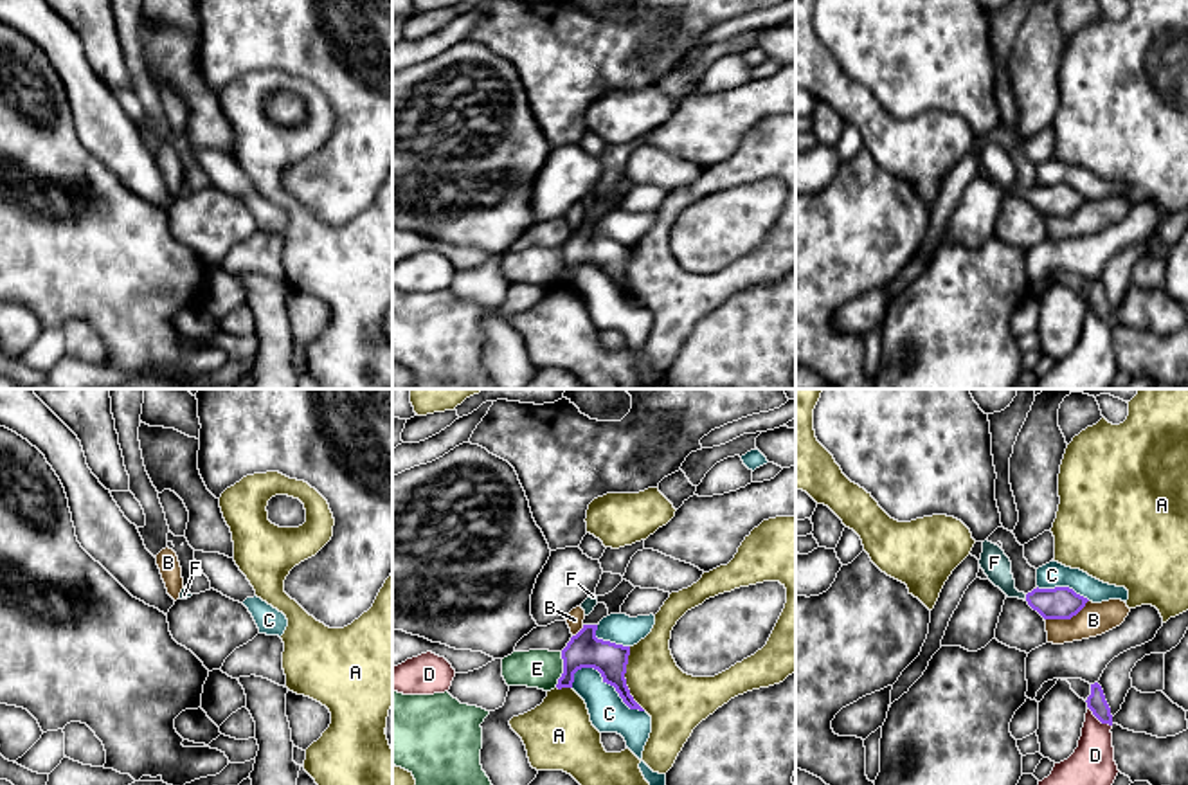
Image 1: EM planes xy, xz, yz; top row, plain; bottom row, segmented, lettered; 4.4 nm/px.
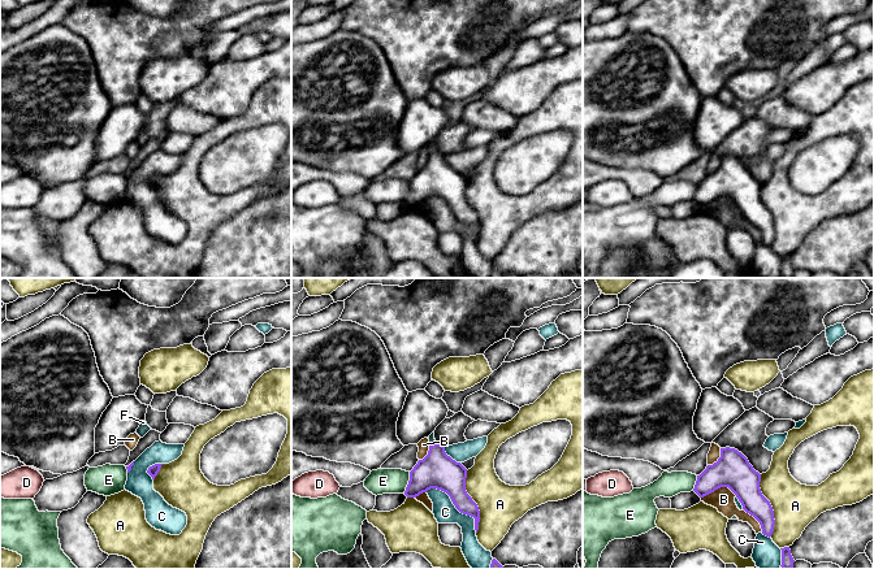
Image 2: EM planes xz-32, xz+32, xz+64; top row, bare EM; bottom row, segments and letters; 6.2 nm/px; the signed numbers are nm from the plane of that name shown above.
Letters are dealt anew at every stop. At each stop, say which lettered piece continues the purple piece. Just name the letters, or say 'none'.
F

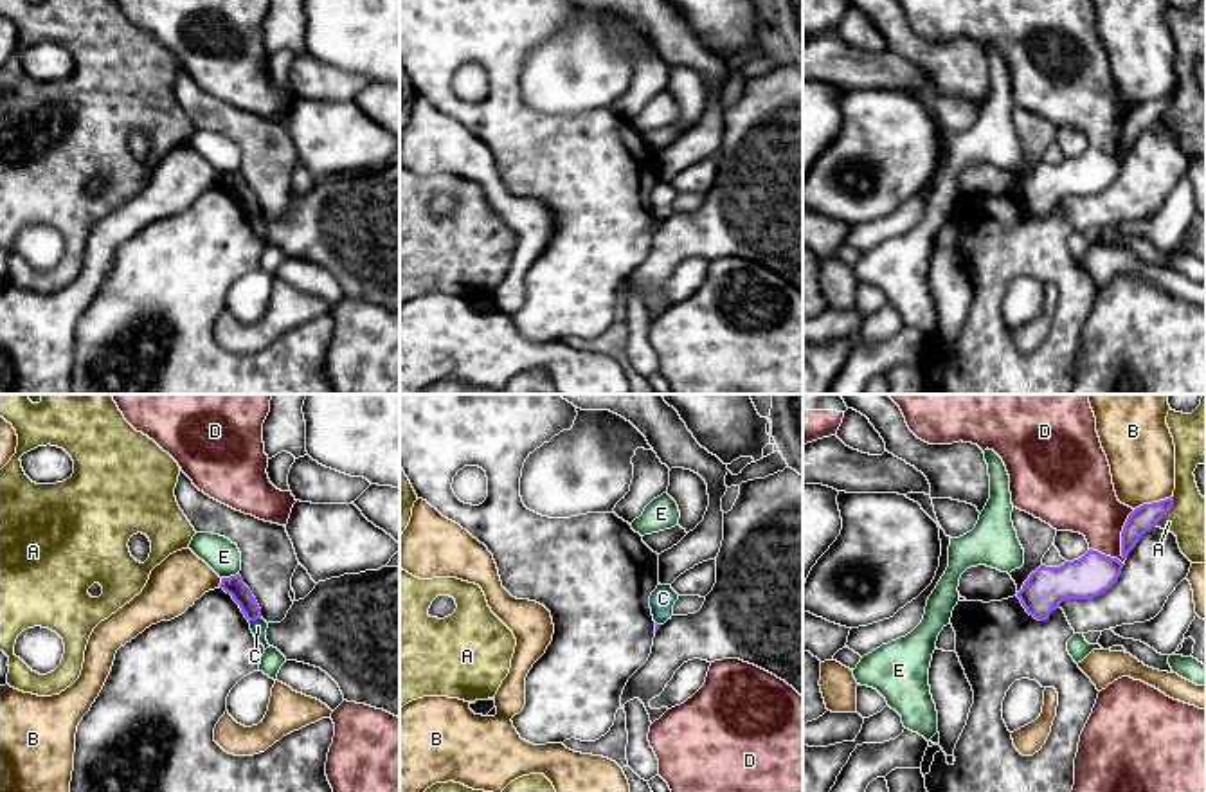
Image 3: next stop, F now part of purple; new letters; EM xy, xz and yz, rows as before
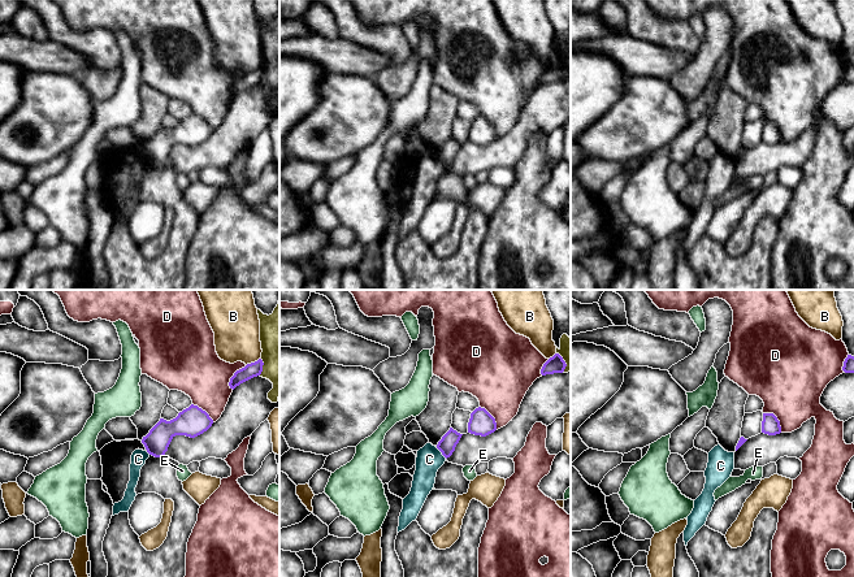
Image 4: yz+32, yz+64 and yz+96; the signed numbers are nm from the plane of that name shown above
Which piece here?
none

